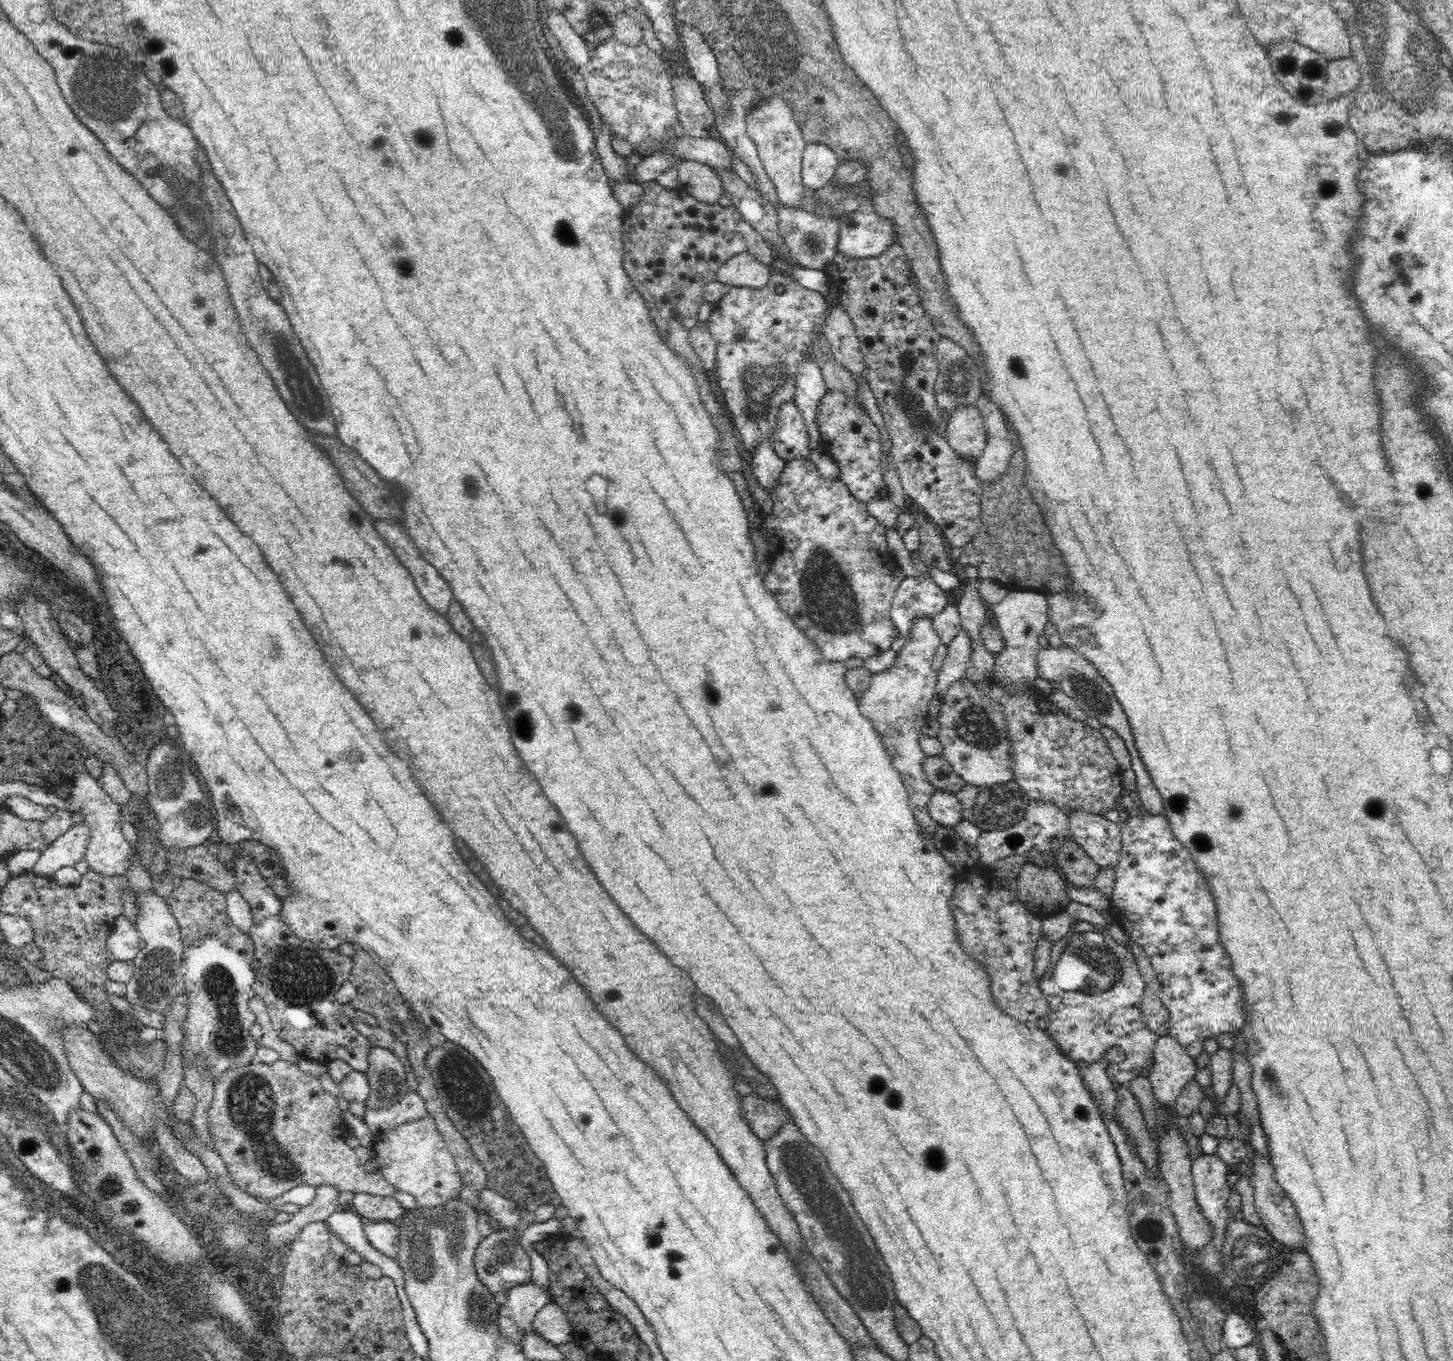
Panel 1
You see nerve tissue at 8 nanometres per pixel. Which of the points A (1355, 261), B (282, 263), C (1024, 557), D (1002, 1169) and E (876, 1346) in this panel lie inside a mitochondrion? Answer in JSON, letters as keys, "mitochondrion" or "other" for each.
{"A":"other","B":"mitochondrion","C":"mitochondrion","D":"other","E":"other"}

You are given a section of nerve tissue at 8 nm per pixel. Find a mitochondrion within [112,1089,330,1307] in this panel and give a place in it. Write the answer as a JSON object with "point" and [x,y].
{"point":[150,1283]}

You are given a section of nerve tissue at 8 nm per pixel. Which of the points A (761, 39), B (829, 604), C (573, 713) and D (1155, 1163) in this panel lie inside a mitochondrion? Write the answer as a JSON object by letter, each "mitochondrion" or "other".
{"A":"mitochondrion","B":"mitochondrion","C":"mitochondrion","D":"other"}

